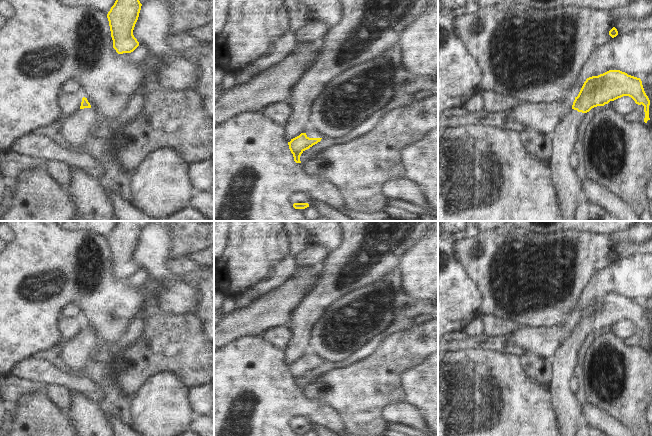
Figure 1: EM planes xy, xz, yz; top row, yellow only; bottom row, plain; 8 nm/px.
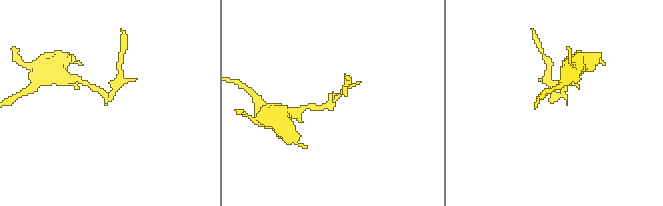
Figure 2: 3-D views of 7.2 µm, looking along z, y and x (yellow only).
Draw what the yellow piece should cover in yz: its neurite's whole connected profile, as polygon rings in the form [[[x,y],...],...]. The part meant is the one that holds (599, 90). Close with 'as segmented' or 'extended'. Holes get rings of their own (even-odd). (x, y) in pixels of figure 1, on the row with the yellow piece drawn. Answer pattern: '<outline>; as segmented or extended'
[[[609,70],[586,79],[572,108],[556,126],[549,163],[552,182],[560,201],[562,221],[576,221],[578,205],[584,199],[582,173],[575,171],[570,163],[580,123],[592,108],[604,106],[623,96],[629,96],[636,104],[644,106],[644,122],[647,123],[650,120],[650,100],[641,79],[620,70]]]; extended

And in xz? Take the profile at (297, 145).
[[[308,127],[299,136],[291,139],[291,141],[288,142],[288,145],[291,153],[293,154],[294,161],[296,163],[301,163],[301,154],[320,142],[322,138],[322,135]]]; extended

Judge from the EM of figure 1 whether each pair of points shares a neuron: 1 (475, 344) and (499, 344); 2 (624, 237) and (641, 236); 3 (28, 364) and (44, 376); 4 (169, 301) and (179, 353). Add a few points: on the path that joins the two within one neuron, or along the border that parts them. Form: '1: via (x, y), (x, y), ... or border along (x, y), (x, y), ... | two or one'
1: via (481, 344), (493, 344) | one
2: via (628, 236), (637, 236) | one
3: via (32, 368), (40, 372) | one
4: border along (162, 311), (168, 314), (195, 316) | two

